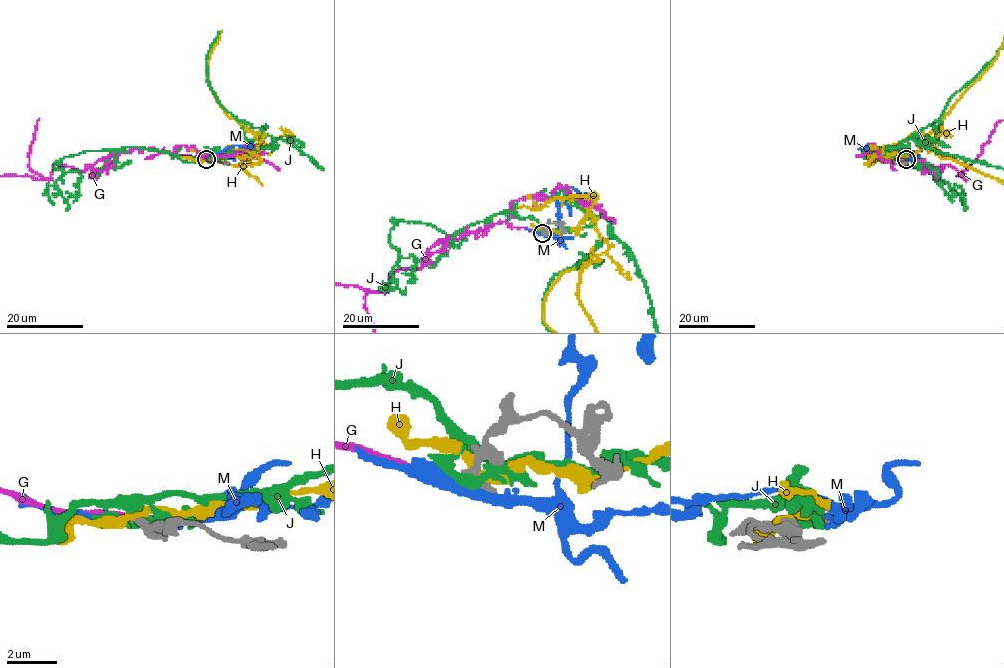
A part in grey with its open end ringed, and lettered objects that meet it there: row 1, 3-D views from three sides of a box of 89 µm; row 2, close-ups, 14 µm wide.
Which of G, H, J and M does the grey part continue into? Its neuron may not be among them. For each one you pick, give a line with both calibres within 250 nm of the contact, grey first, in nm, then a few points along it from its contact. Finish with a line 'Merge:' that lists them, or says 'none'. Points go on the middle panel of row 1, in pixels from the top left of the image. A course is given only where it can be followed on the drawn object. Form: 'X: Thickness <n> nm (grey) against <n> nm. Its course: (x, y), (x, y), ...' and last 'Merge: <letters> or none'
G: Thickness 400 nm (grey) against 280 nm
Merge: G

